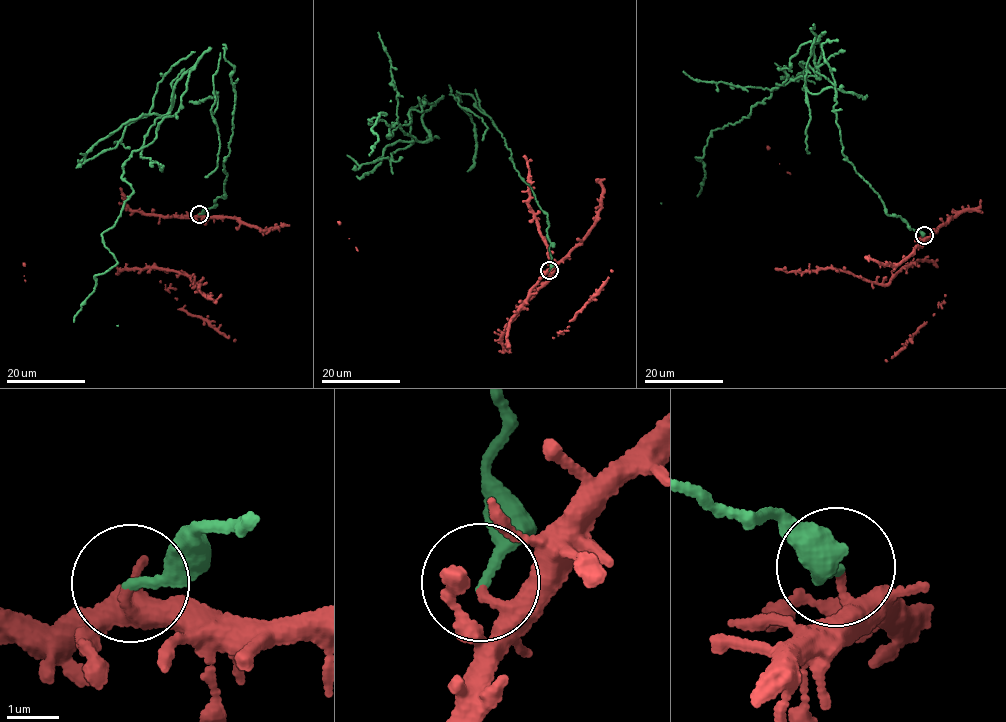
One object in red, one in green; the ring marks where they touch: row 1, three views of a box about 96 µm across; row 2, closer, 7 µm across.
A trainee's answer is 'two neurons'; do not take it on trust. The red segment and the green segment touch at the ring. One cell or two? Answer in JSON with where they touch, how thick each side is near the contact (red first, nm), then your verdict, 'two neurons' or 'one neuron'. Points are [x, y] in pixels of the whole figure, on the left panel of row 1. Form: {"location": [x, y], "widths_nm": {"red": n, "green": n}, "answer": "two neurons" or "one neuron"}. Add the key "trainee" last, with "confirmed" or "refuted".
{"location": [199, 214], "widths_nm": {"red": 240, "green": 200}, "answer": "two neurons", "trainee": "confirmed"}

